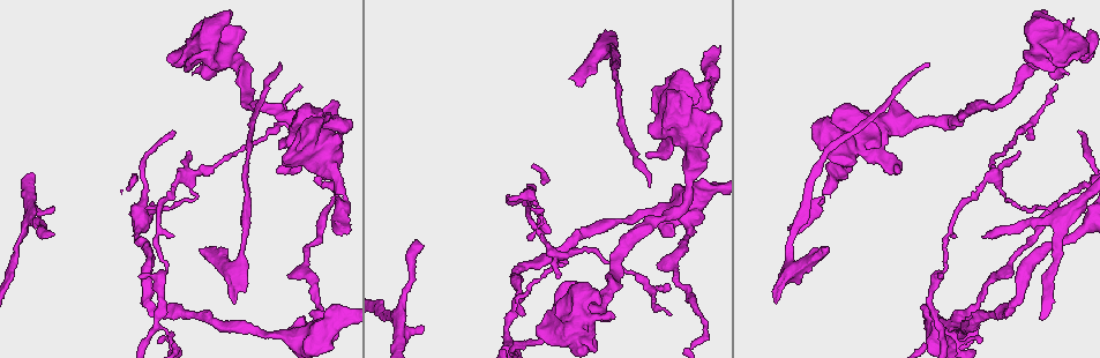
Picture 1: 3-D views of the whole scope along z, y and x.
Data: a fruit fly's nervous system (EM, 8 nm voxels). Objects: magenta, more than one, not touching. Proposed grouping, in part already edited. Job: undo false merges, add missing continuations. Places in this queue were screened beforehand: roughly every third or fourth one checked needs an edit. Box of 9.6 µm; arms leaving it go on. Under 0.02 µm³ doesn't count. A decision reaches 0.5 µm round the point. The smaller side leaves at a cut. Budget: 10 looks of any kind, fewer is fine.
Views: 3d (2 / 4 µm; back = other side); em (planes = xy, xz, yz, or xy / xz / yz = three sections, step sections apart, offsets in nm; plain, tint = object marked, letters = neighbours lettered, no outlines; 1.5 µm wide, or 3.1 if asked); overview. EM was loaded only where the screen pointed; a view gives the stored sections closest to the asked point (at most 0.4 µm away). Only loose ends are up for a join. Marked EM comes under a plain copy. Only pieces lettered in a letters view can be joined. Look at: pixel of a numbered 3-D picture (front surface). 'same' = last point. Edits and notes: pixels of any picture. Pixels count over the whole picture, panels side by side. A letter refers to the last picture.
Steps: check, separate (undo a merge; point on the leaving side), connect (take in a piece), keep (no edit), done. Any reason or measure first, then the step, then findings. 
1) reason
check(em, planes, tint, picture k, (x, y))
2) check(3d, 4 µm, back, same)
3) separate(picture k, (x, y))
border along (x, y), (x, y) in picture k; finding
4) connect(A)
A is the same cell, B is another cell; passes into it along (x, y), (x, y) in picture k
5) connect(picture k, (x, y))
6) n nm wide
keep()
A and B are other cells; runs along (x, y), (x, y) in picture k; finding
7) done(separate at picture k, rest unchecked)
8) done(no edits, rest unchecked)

branch stops here
check(3d, 2 µm, picture 1, (54, 210))

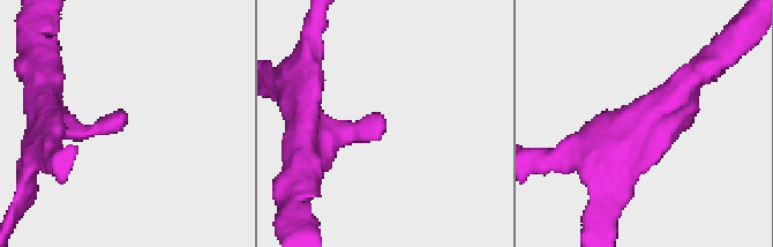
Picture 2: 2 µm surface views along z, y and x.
shape alone is not enough
check(em, planes, letters, picture 2, (124, 115))

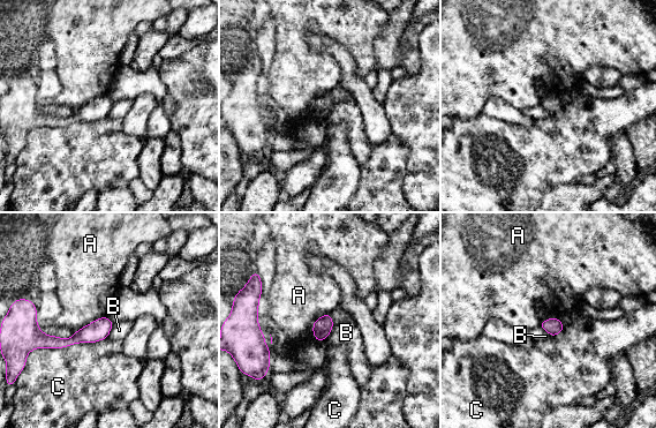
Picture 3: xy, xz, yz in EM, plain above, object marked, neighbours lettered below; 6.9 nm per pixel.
keep()
A, B and C are other cells; runs along (108, 323), (69, 342), (40, 336) in picture 3; no lettered piece goes on from it

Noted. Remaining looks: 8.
long arm stops here
check(em, planes, letters, picture 1, (522, 315))

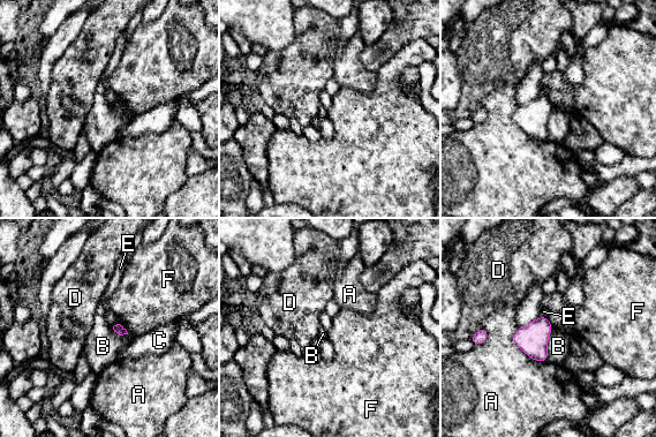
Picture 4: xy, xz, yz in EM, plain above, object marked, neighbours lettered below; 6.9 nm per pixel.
70 nm wide
keep()
A, B, C, D, E and F are other cells; border along (553, 328), (548, 341), (547, 360) in picture 4; none of them fits

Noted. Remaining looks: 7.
check(3d, 2 µm, back, picture 1, (201, 248))

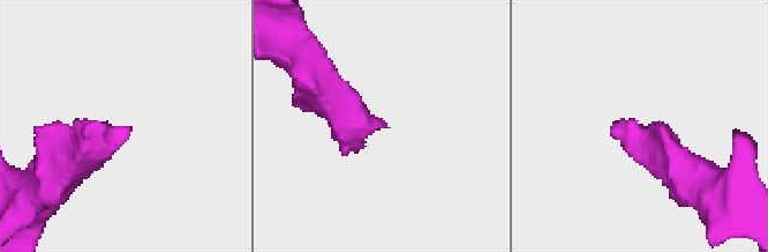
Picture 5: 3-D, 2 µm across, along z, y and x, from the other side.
check(em, planes, letters, picture 5, (126, 127))

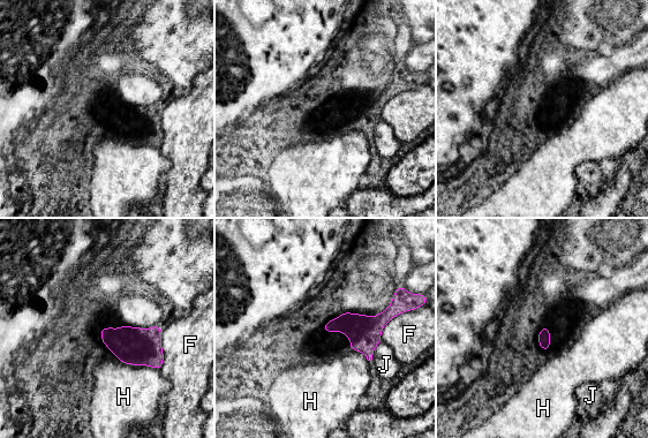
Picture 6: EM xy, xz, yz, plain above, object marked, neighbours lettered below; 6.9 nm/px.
keep()
F, H and J are other cells; border along (117, 357), (159, 370) in picture 6; none of them fits

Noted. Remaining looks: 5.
tapers out
check(3d, 2 µm, picture 1, (1017, 152))

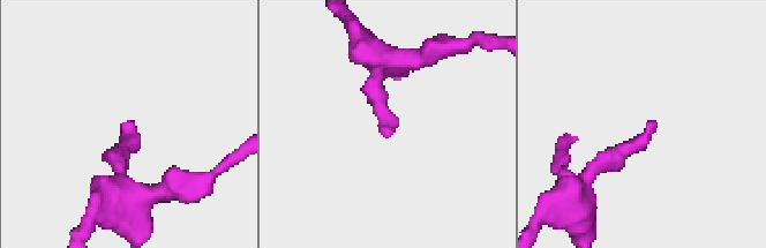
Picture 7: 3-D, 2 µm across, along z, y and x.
check(em, planes, letters, picture 7, (652, 121))

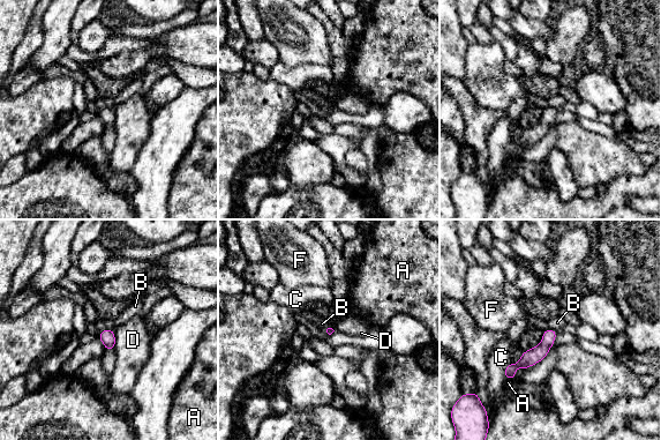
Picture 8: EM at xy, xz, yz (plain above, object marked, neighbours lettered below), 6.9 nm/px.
A touches over 150 nm
keep()
A, B, C, D and F are other cells; border along (113, 329), (103, 329), (100, 332) in picture 8; none of them fits

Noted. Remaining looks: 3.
done(no edits, rest unchecked)

